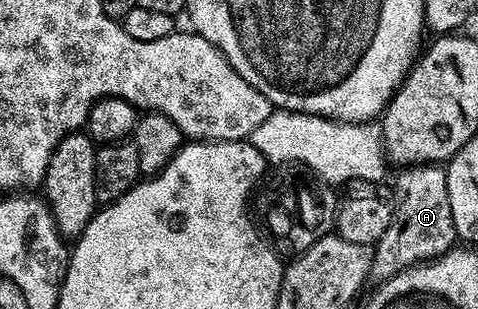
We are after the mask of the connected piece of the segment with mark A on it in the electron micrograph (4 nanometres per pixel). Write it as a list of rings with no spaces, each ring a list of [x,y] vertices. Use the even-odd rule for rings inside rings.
[[[437,163],[406,165],[392,182],[394,212],[388,229],[373,244],[374,260],[370,263],[370,279],[381,281],[417,263],[437,259],[455,246],[458,234],[452,221],[452,205],[448,205],[448,181],[445,166]]]

